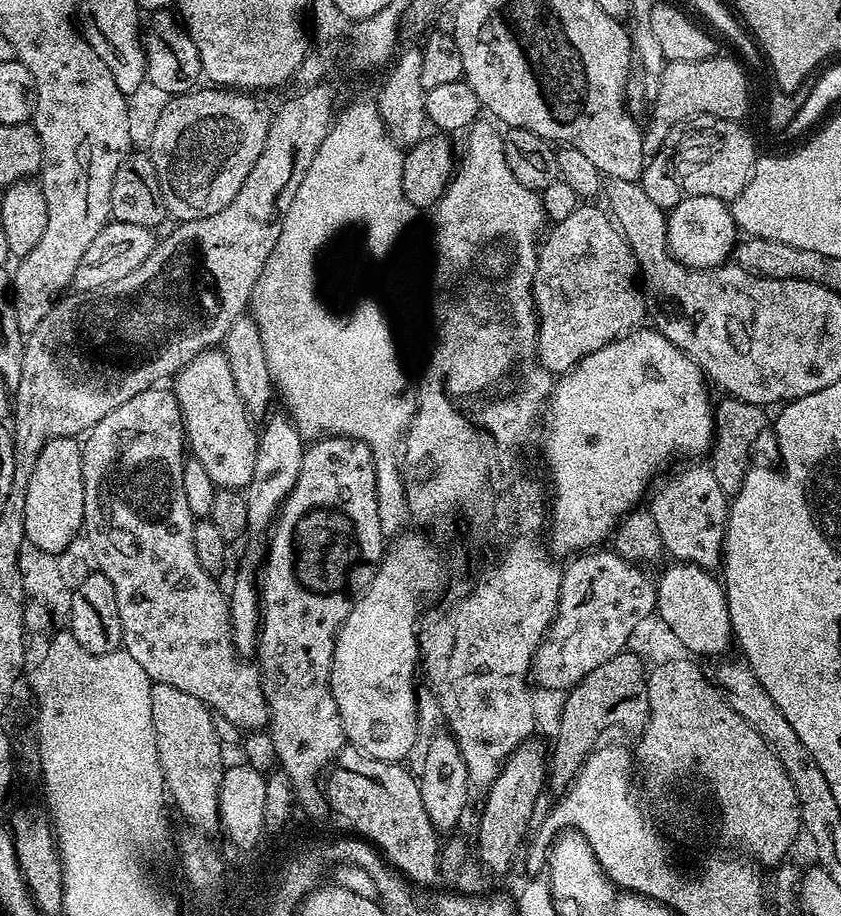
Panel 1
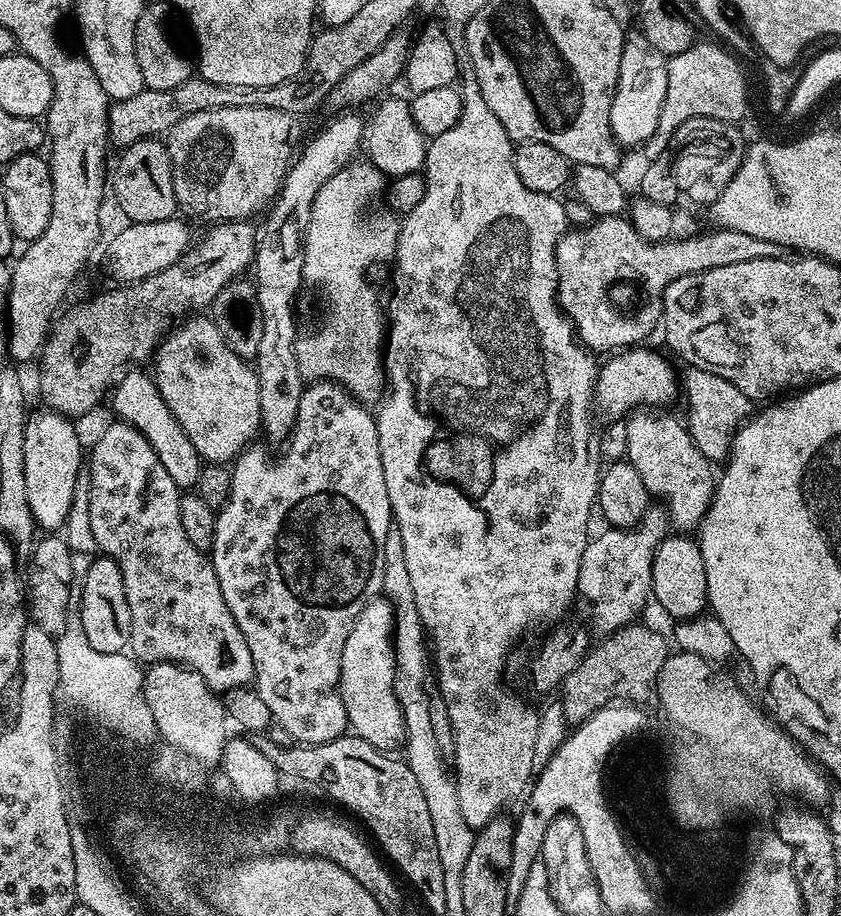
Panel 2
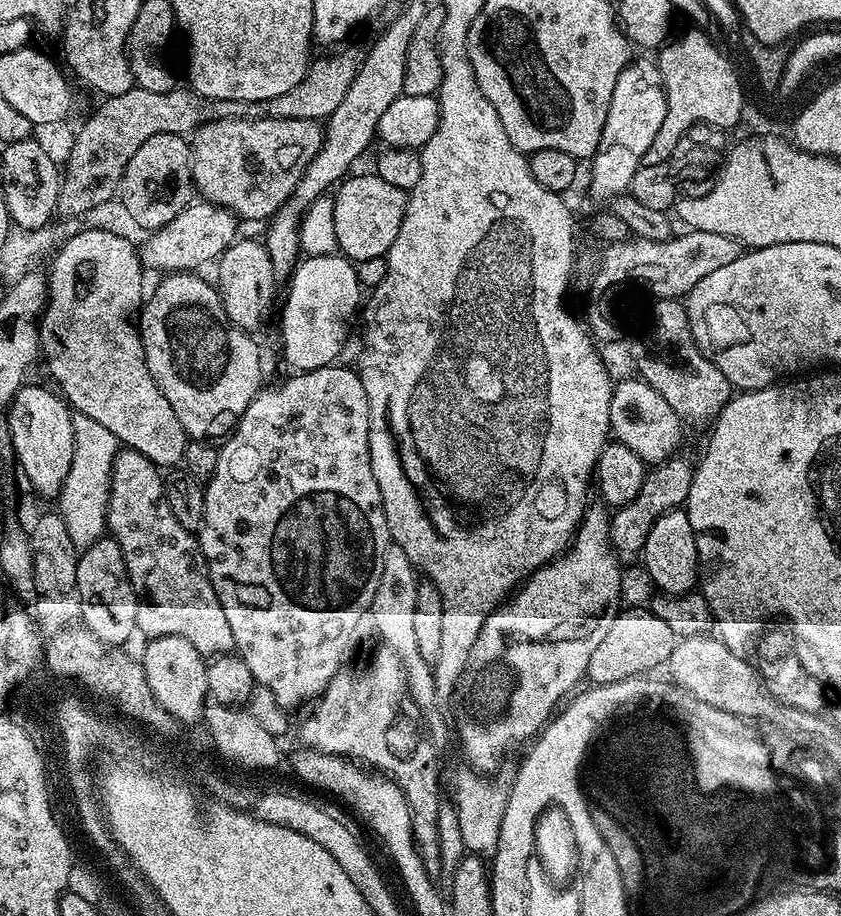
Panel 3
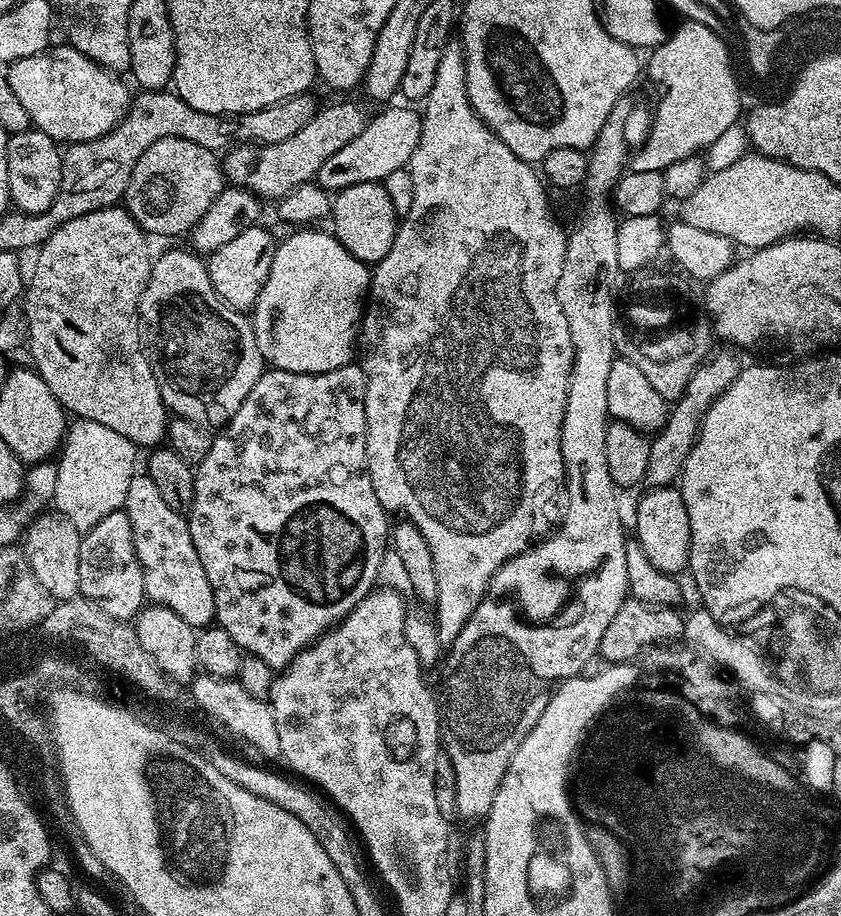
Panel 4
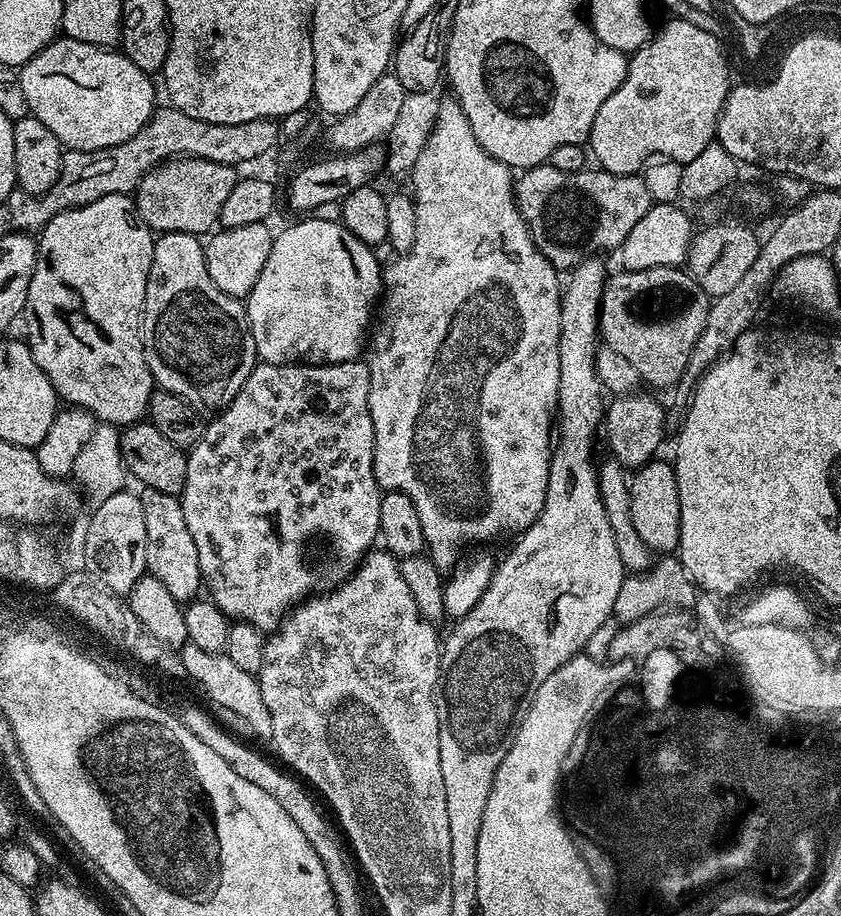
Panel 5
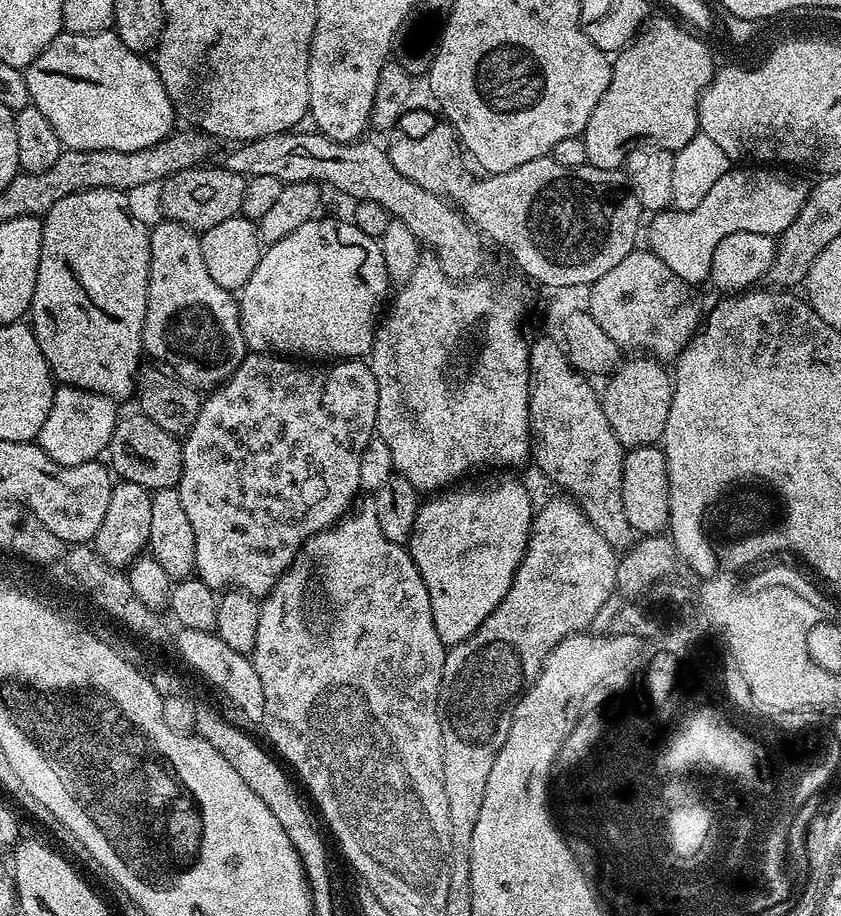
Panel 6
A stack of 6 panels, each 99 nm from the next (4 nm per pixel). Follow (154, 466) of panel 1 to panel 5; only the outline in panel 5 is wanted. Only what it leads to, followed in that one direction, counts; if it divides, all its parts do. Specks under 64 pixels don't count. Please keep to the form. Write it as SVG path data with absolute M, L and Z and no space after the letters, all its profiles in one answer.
M151 490L140 496L142 515L146 518L146 562L147 575L158 578L181 602L191 602L201 595L202 581L198 566L198 550L194 547L194 537L186 527L186 514L182 514L179 499L170 494Z

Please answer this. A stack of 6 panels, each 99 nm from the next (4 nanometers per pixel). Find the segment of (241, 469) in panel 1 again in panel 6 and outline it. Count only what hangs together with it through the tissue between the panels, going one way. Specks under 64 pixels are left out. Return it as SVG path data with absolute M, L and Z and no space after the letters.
M164 218L157 228L153 227L150 232L150 266L148 267L148 301L146 302L146 318L144 319L144 331L142 333L142 348L145 353L153 356L157 365L163 366L169 372L186 382L197 390L215 390L224 384L238 370L238 366L244 361L250 349L248 343L244 340L242 326L240 325L240 306L237 297L233 293L222 290L214 278L210 278L210 273L206 270L206 261L202 259L202 246L200 237L192 229L182 226L178 222Z

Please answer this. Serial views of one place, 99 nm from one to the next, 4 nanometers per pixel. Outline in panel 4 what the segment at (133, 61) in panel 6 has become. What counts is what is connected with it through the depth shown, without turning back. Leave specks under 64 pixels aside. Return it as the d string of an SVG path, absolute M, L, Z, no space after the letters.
M63 47L57 52L45 50L7 65L6 75L14 95L20 99L26 114L30 114L32 124L40 131L46 133L52 140L63 142L65 145L90 142L94 138L106 135L124 117L130 103L130 91L128 92L127 86L120 81L123 79L117 73L101 68L77 48Z

